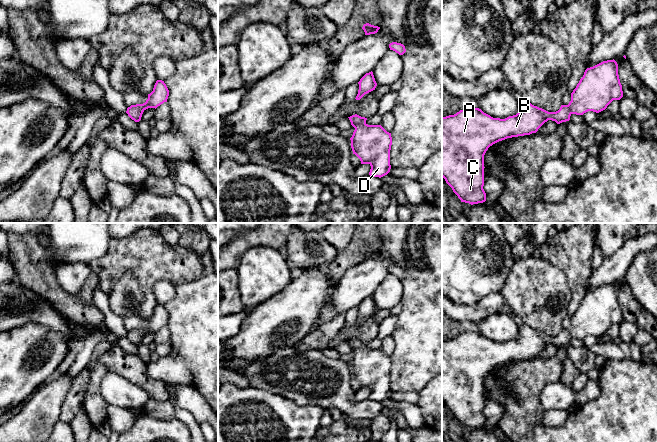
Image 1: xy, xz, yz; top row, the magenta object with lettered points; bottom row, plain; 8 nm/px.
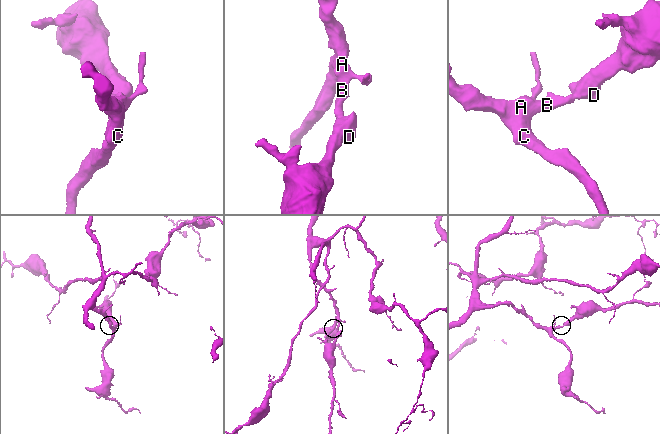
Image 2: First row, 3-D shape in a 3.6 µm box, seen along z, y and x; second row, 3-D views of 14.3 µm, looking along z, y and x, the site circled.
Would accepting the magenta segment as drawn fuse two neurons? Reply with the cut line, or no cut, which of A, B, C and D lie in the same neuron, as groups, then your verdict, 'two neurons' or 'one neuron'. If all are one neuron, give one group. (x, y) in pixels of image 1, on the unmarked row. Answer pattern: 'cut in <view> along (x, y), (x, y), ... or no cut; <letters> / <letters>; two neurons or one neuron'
no cut; A B C D; one neuron

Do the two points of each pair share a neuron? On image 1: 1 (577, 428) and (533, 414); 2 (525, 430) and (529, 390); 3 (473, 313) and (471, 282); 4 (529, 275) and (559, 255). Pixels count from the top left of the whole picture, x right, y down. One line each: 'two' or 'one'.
1: two
2: one
3: two
4: two

